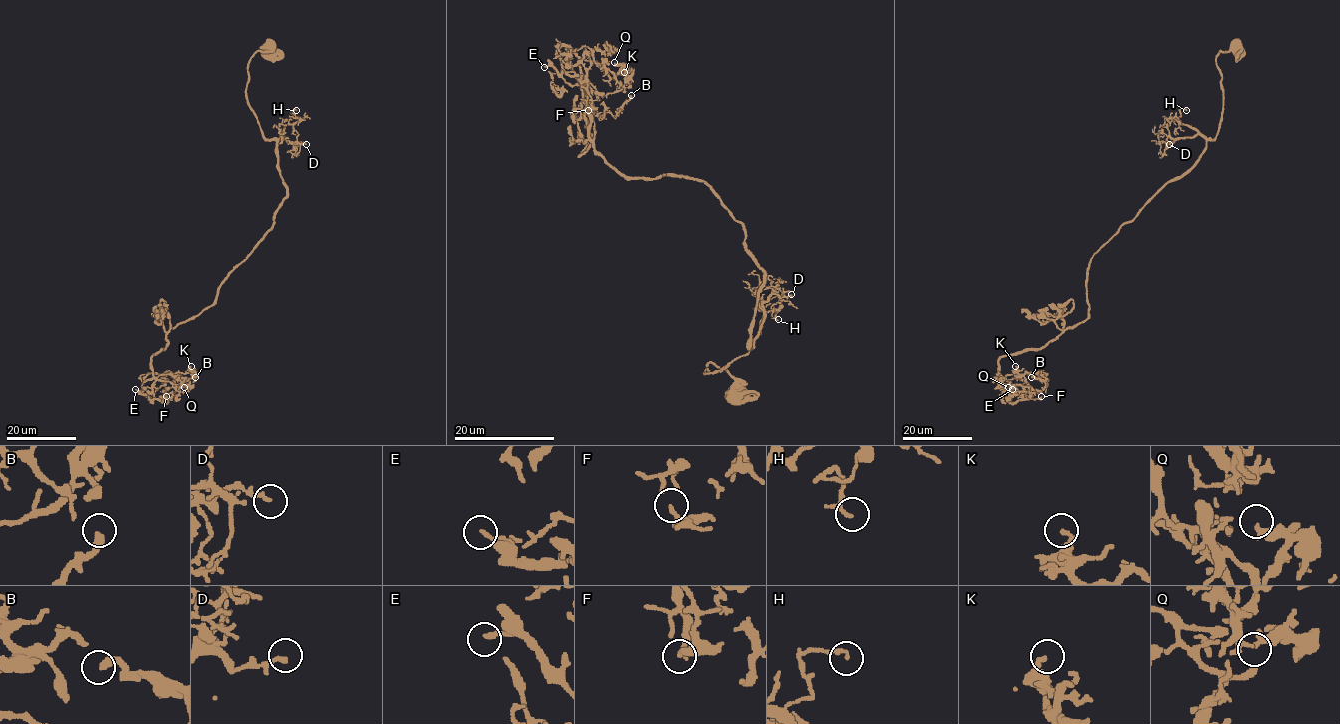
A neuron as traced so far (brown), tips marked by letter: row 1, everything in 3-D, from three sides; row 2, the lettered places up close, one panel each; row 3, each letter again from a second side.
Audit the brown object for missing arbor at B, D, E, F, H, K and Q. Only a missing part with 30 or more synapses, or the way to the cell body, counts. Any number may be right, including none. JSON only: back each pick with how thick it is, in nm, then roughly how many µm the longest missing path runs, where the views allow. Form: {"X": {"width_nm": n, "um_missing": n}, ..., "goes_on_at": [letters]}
{"goes_on_at": []}

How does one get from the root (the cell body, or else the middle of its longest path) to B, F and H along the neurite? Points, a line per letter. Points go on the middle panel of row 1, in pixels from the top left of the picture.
B: (735, 396), (705, 372), (749, 351), (745, 229), (703, 181), (619, 174), (557, 52), (602, 116), (631, 95)
F: (735, 396), (705, 372), (749, 351), (745, 229), (703, 181), (595, 150), (567, 47), (588, 110)
H: (735, 396), (734, 378), (707, 365), (714, 372), (744, 356), (762, 317), (779, 307), (778, 319)

